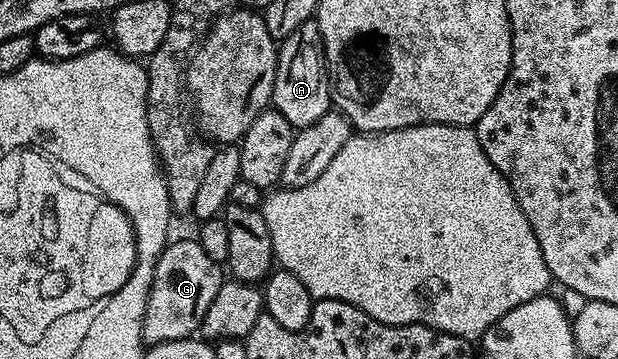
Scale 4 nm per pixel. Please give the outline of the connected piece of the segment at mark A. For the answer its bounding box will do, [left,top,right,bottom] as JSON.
[271,18,332,130]

